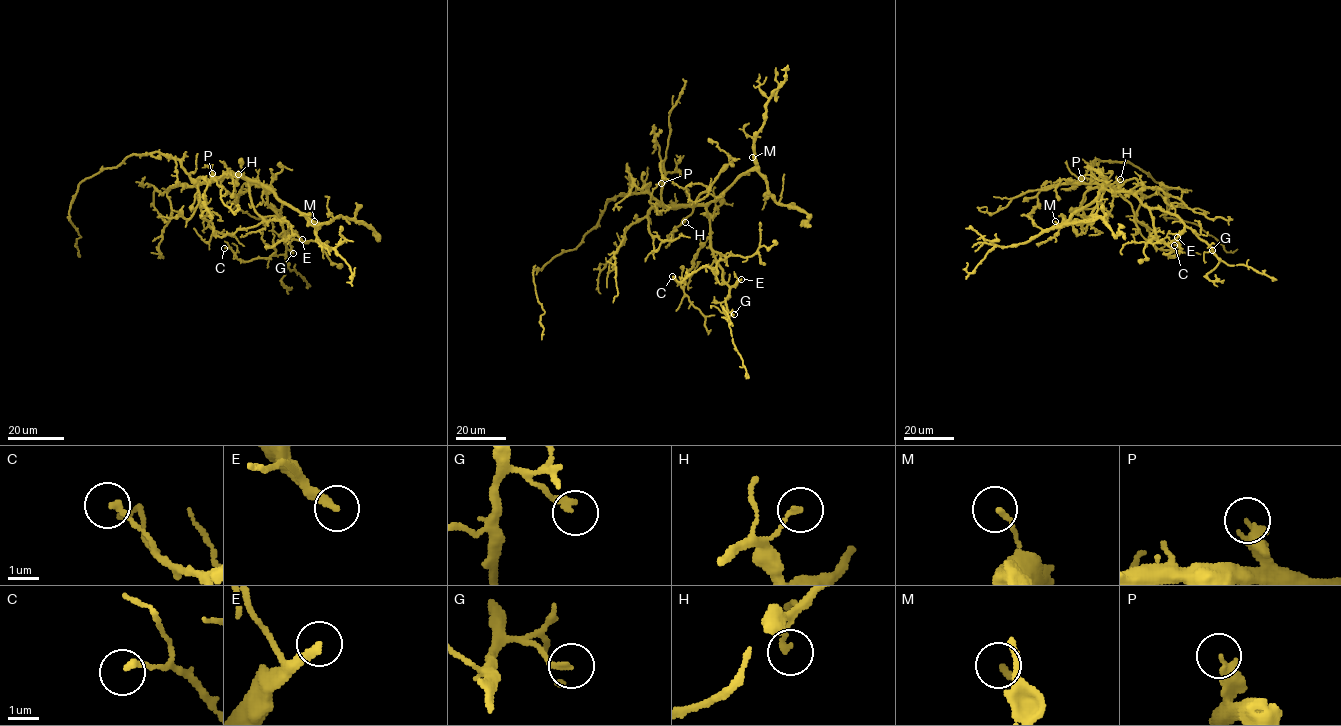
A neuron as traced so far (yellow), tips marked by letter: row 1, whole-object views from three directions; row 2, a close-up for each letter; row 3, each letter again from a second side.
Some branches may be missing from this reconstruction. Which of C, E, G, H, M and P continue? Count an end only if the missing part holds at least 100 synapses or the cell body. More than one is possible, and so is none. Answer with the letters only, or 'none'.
E

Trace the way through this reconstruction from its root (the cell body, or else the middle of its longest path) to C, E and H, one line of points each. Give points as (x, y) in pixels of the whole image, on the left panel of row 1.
C: (197, 182), (237, 175), (266, 188), (267, 203), (284, 233), (275, 251), (242, 261), (224, 248)
E: (197, 182), (209, 184), (231, 175), (257, 181), (266, 188), (267, 203), (280, 211), (280, 215), (302, 239)
H: (197, 182), (209, 184), (231, 175), (245, 177), (247, 181), (238, 174)

